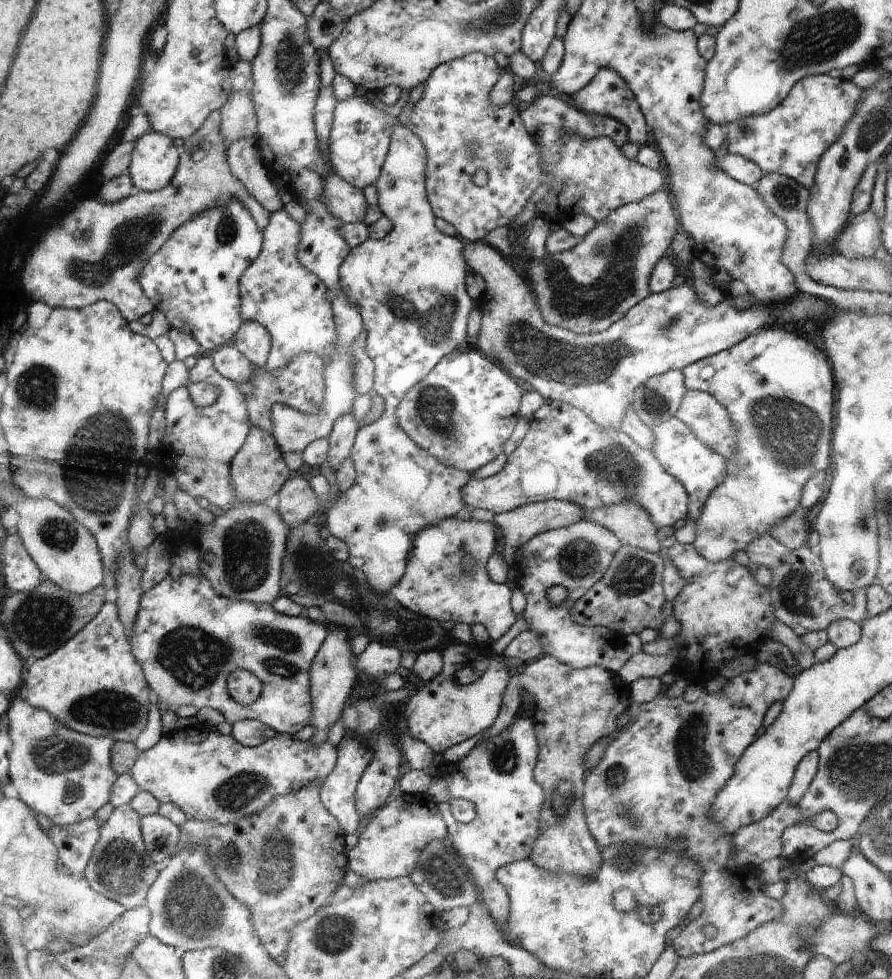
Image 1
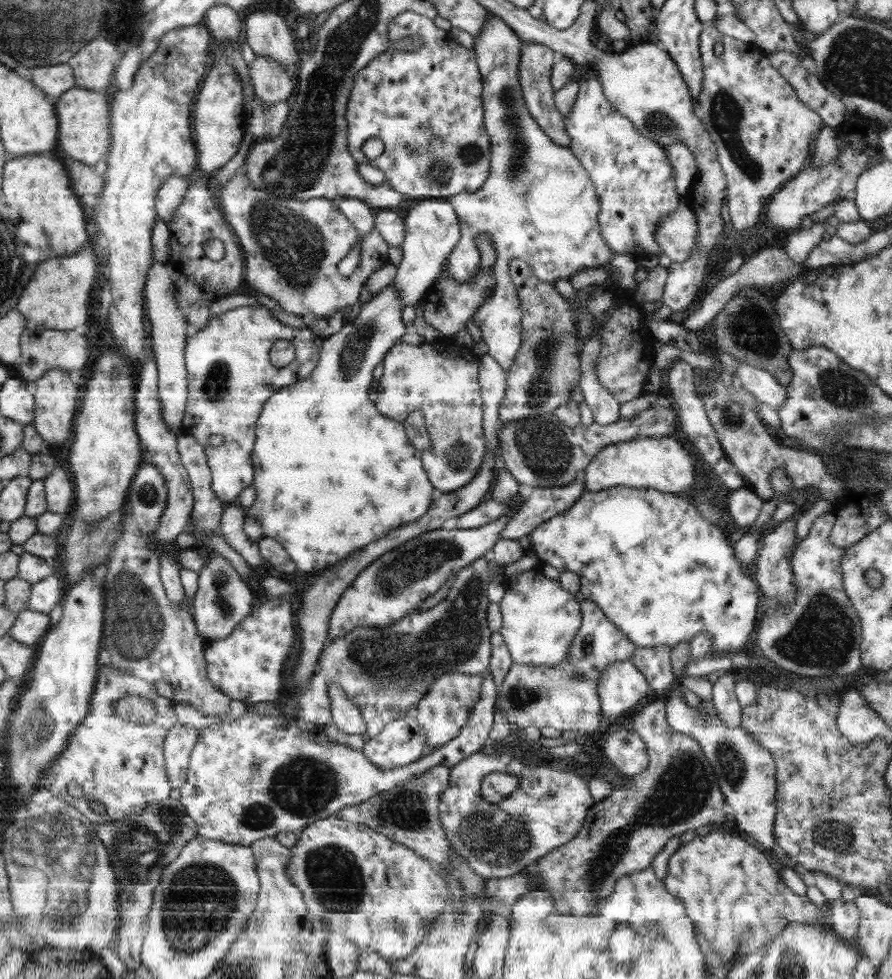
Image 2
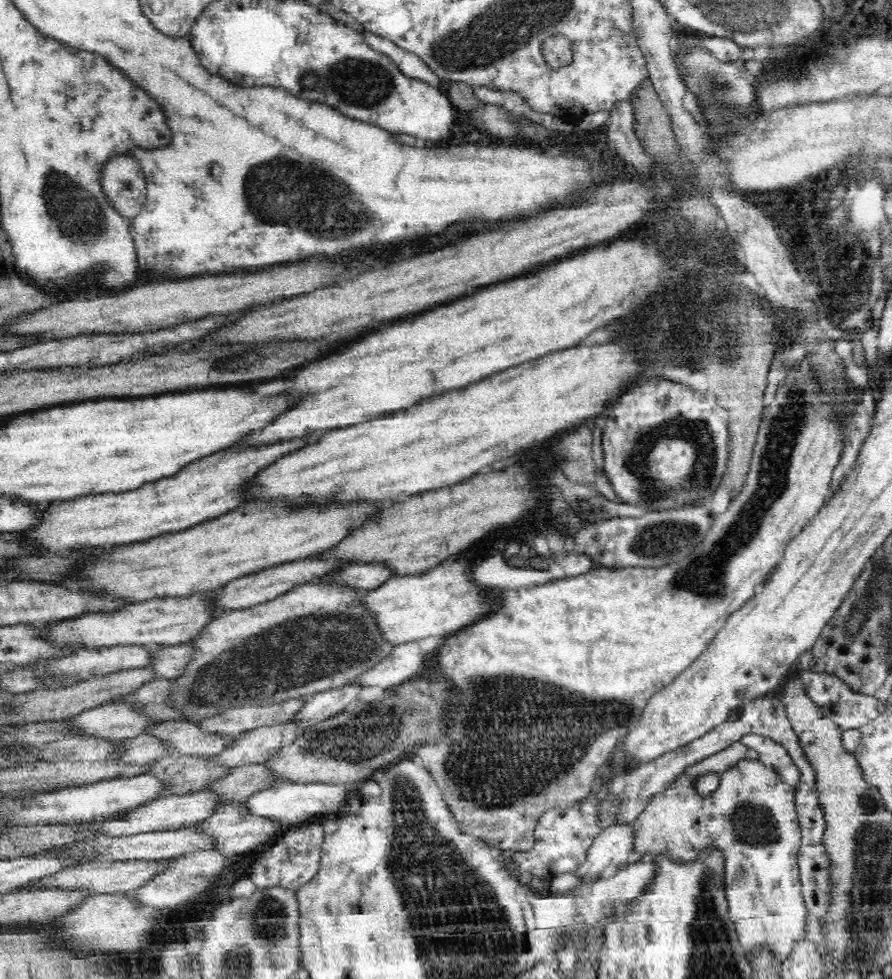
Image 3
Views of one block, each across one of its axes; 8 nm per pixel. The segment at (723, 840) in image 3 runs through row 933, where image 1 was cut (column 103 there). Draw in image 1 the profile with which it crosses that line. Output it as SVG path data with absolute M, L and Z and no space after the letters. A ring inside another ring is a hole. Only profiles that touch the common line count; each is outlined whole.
M14 697L9 704L6 720L9 722L8 734L12 740L12 750L8 754L8 779L18 791L18 799L32 810L44 814L55 825L70 826L94 818L94 814L109 802L110 790L117 774L112 770L110 752L115 740L80 734L66 728L45 710L34 708L25 700Z

